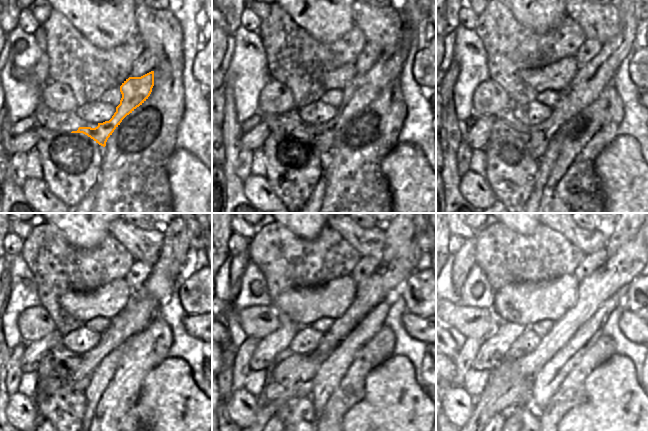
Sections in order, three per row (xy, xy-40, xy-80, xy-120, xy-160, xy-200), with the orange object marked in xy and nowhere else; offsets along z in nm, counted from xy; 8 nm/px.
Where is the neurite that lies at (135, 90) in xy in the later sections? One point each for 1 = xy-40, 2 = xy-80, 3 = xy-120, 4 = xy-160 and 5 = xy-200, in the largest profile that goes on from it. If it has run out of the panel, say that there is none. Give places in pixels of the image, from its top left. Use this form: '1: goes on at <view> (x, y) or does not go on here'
1: goes on at xy-40 (363, 88)
2: goes on at xy-80 (591, 79)
3: goes on at xy-120 (152, 293)
4: goes on at xy-160 (291, 378)
5: goes on at xy-200 (506, 387)

